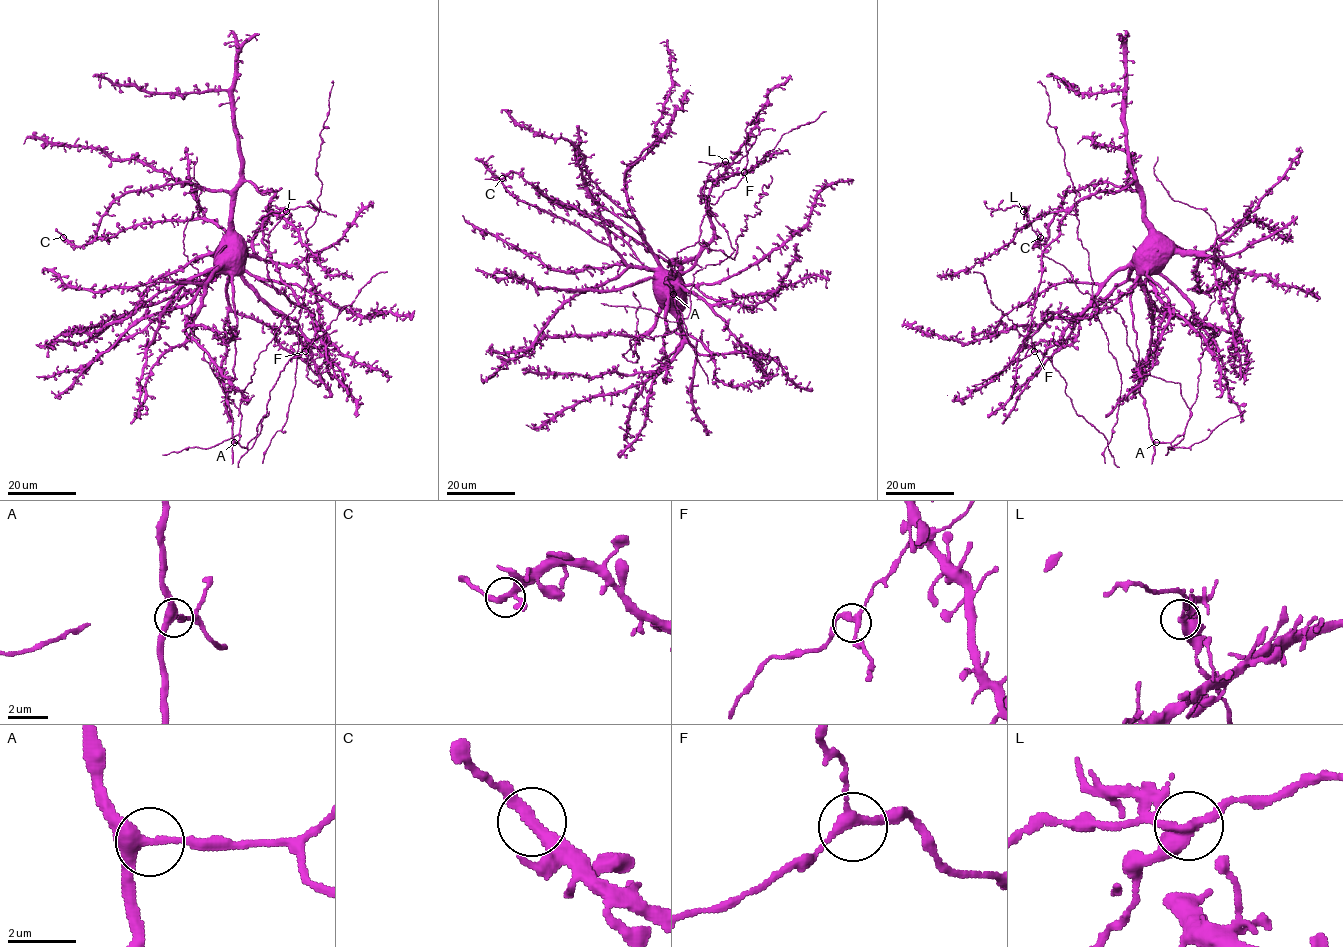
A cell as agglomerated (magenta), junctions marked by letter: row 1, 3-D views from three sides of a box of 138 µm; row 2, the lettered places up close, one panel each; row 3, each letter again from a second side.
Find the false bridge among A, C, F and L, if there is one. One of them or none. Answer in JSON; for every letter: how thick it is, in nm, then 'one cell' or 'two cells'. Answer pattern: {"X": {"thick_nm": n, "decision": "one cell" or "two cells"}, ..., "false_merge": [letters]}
{"A": {"thick_nm": 320, "decision": "one cell"}, "C": {"thick_nm": 260, "decision": "one cell"}, "F": {"thick_nm": 240, "decision": "one cell"}, "L": {"thick_nm": 300, "decision": "two cells"}, "false_merge": ["L"]}

